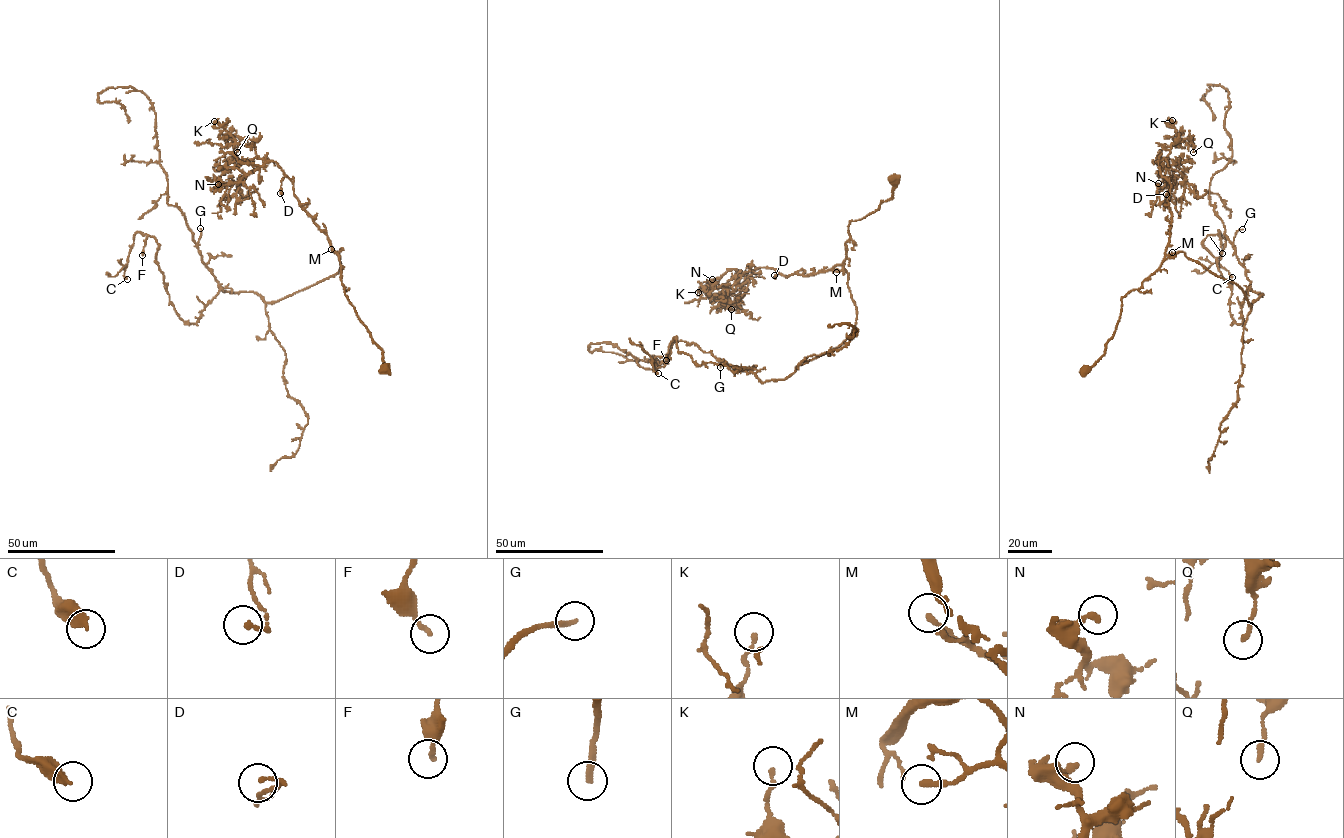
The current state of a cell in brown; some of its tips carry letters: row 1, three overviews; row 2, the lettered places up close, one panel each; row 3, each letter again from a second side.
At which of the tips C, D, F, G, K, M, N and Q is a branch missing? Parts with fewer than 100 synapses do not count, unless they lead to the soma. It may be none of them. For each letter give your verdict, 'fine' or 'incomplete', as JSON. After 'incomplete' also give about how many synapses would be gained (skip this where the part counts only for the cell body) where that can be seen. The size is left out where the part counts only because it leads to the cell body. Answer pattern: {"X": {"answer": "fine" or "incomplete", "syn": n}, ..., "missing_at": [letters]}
{"C": {"answer": "fine"}, "D": {"answer": "fine"}, "F": {"answer": "fine"}, "G": {"answer": "incomplete", "syn": 140}, "K": {"answer": "fine"}, "M": {"answer": "fine"}, "N": {"answer": "fine"}, "Q": {"answer": "fine"}, "missing_at": ["G"]}

